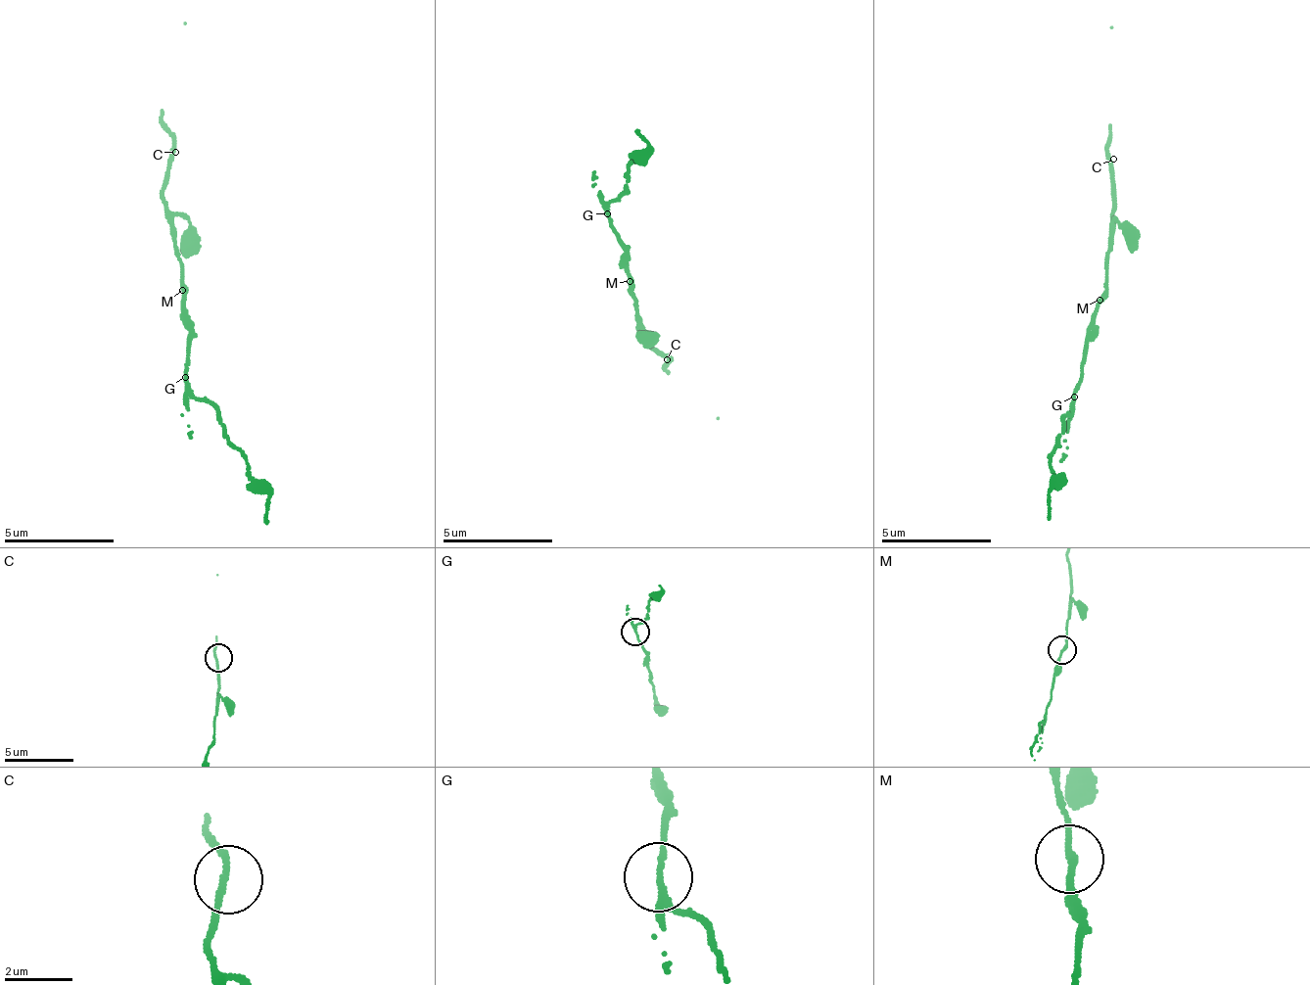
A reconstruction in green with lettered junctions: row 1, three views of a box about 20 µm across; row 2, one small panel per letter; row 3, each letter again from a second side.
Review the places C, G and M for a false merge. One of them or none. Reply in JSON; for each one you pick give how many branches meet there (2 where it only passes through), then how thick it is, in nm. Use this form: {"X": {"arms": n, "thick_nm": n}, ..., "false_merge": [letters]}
{"G": {"arms": 3, "thick_nm": 140}, "false_merge": ["G"]}

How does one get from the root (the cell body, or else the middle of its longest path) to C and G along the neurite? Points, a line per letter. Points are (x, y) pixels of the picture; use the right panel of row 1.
C: (1099, 309), (1099, 300), (1106, 297), (1111, 210), (1109, 167), (1113, 159)
G: (1099, 309), (1093, 313), (1093, 343), (1085, 347), (1085, 361), (1080, 367), (1080, 387), (1075, 398)

